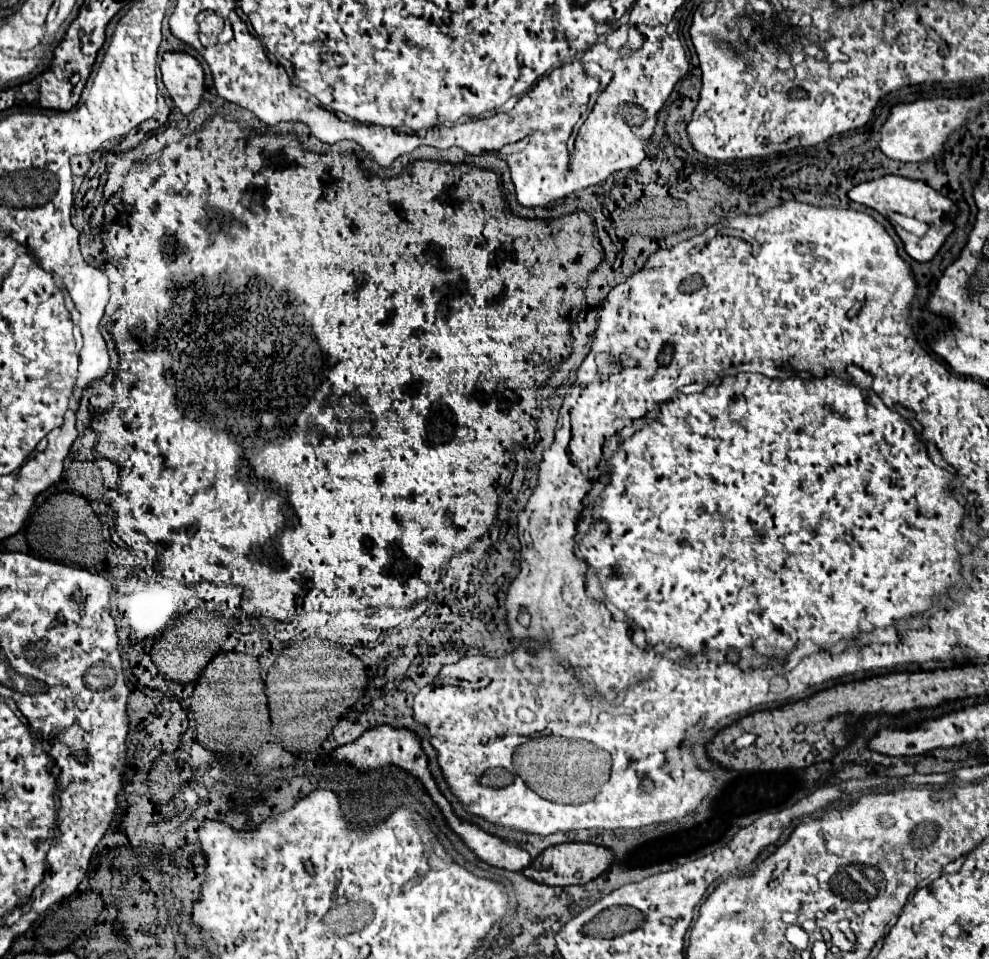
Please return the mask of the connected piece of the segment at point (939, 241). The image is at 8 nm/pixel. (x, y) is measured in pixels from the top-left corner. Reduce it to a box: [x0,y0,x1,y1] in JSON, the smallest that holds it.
[848,174,956,262]

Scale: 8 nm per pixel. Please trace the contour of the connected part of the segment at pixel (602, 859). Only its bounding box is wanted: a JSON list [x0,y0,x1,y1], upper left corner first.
[524,844,612,886]

